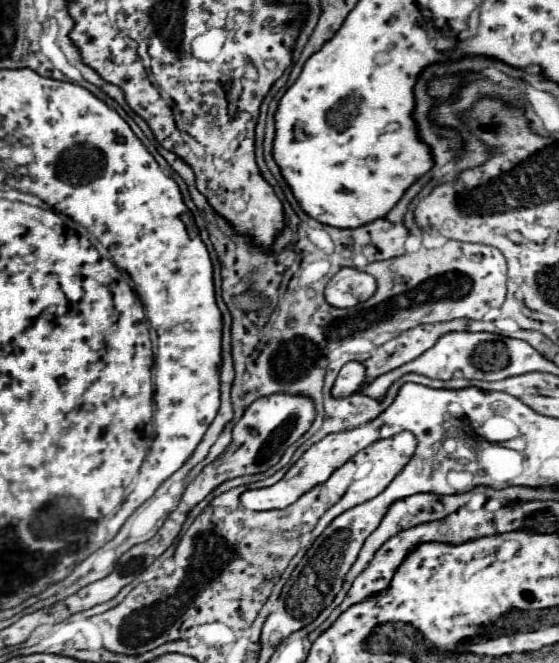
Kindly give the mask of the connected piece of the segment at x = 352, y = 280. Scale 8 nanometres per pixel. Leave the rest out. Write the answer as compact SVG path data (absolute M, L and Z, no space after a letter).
M345 267L325 287L325 299L333 307L353 307L375 293L377 283L369 273Z

